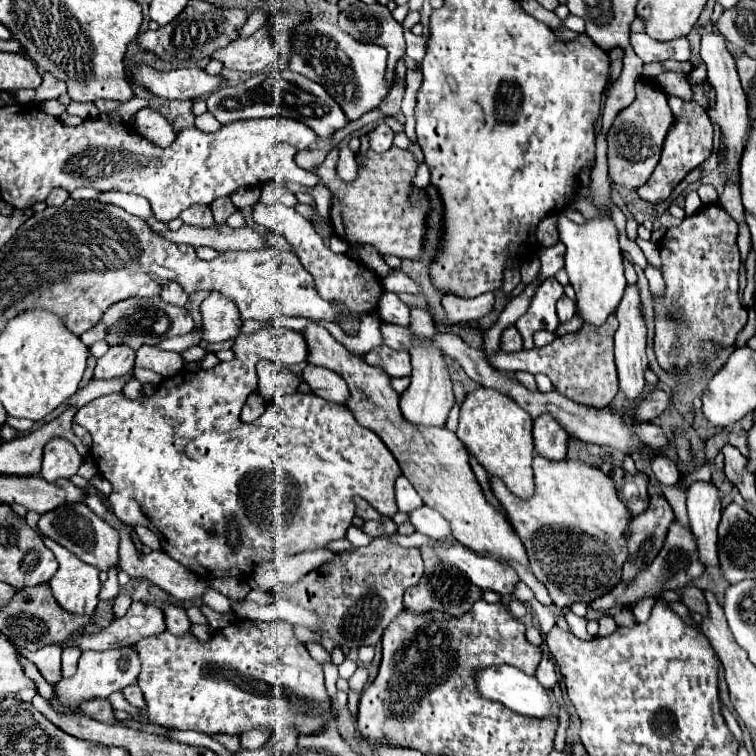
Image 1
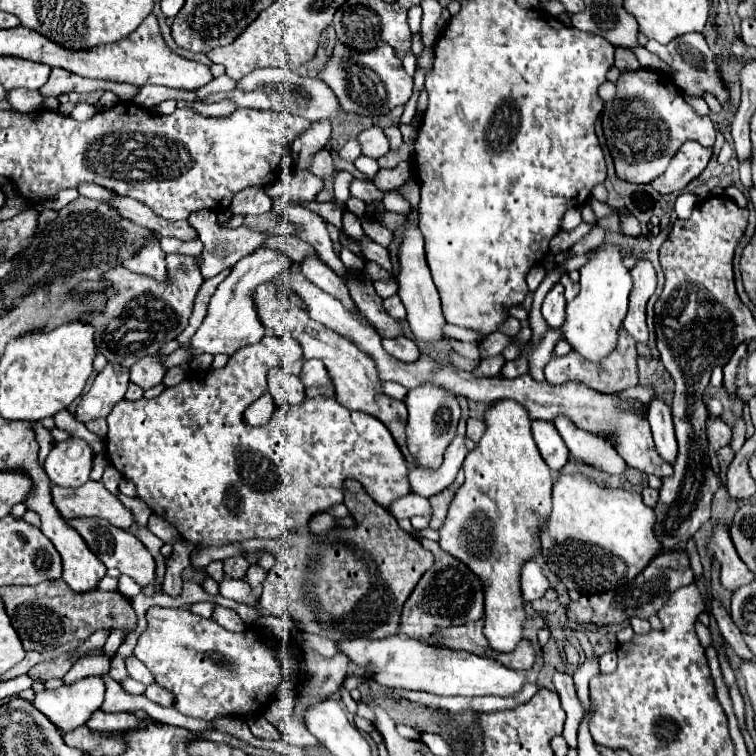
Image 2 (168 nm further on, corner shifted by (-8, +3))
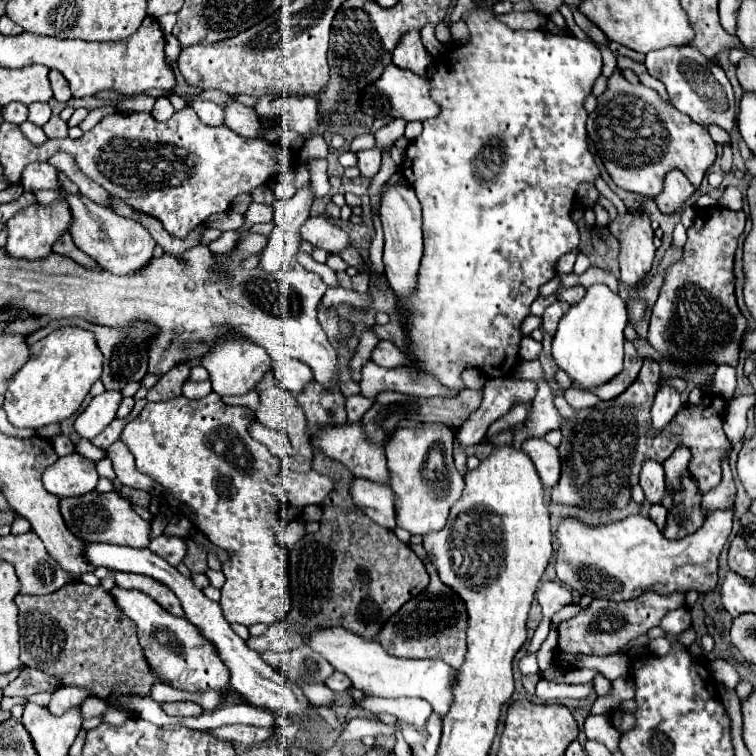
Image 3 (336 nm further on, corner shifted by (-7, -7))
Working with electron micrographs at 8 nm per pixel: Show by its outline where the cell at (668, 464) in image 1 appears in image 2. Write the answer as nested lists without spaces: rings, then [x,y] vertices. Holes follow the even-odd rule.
[[[660,400],[650,402],[650,406],[648,406],[648,422],[650,422],[650,428],[652,428],[654,444],[656,444],[656,450],[658,450],[660,458],[666,460],[668,464],[674,464],[676,454],[678,454],[678,446],[676,446],[670,408]]]

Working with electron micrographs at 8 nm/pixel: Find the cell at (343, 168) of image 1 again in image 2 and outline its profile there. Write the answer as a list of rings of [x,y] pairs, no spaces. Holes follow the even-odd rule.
[[[338,172],[334,178],[334,194],[336,194],[336,200],[342,204],[344,210],[346,210],[346,202],[350,200],[352,180],[354,180],[354,176],[350,172]]]

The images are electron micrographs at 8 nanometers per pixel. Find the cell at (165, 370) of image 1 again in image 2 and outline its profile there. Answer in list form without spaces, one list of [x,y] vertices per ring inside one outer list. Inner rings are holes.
[[[146,356],[146,358],[140,358],[132,368],[130,368],[130,380],[136,382],[138,386],[142,386],[144,390],[156,386],[162,382],[166,374],[166,368],[162,366],[160,358],[156,356]]]

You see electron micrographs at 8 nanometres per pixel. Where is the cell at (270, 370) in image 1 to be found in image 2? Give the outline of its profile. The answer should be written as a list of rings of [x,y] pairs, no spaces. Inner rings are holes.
[[[286,368],[268,370],[268,392],[274,396],[276,406],[294,406],[304,400],[304,386],[298,376]]]

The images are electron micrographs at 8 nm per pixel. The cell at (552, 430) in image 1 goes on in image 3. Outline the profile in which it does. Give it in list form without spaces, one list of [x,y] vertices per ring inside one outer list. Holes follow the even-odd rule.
[[[529,438],[529,440],[525,440],[525,444],[521,444],[521,450],[525,450],[525,454],[529,454],[531,462],[535,464],[541,484],[545,488],[553,488],[557,484],[559,472],[561,472],[557,448],[547,444],[543,438]]]

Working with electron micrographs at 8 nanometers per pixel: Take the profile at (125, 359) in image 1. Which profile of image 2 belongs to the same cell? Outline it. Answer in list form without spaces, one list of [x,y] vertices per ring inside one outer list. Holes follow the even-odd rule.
[[[106,364],[104,370],[96,376],[88,394],[80,398],[76,418],[80,422],[104,418],[112,410],[114,402],[120,402],[124,398],[128,382],[130,382],[130,370],[126,370],[124,366]]]

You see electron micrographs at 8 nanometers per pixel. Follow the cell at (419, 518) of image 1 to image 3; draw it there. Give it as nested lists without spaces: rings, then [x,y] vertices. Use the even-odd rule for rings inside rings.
[[[353,478],[349,486],[353,504],[383,528],[395,528],[395,496],[389,486],[371,480]]]

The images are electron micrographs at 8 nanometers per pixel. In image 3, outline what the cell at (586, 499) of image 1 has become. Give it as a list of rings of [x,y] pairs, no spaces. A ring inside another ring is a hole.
[[[735,510],[711,512],[705,524],[683,540],[667,540],[651,518],[629,516],[607,526],[585,526],[573,518],[561,522],[557,532],[557,578],[581,592],[581,586],[593,598],[625,602],[647,590],[673,594],[697,590],[707,594],[717,588],[717,558],[731,534]]]

